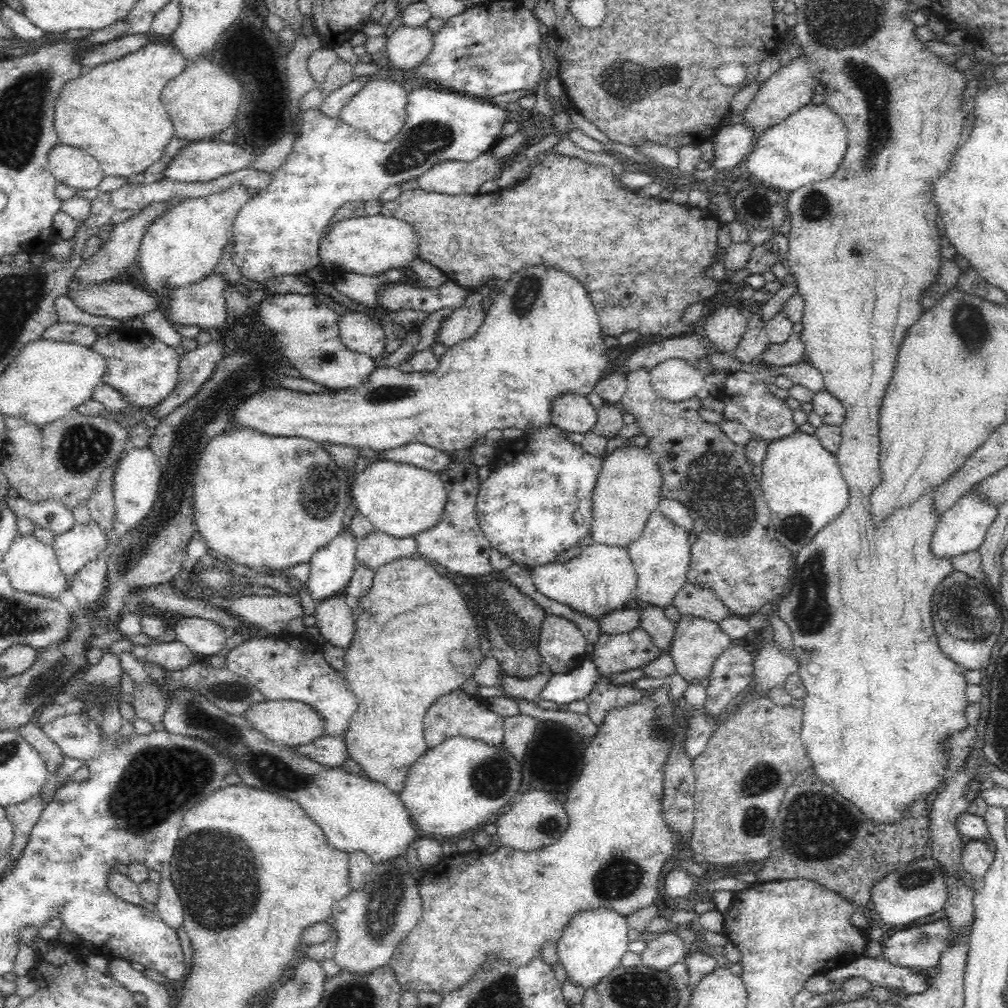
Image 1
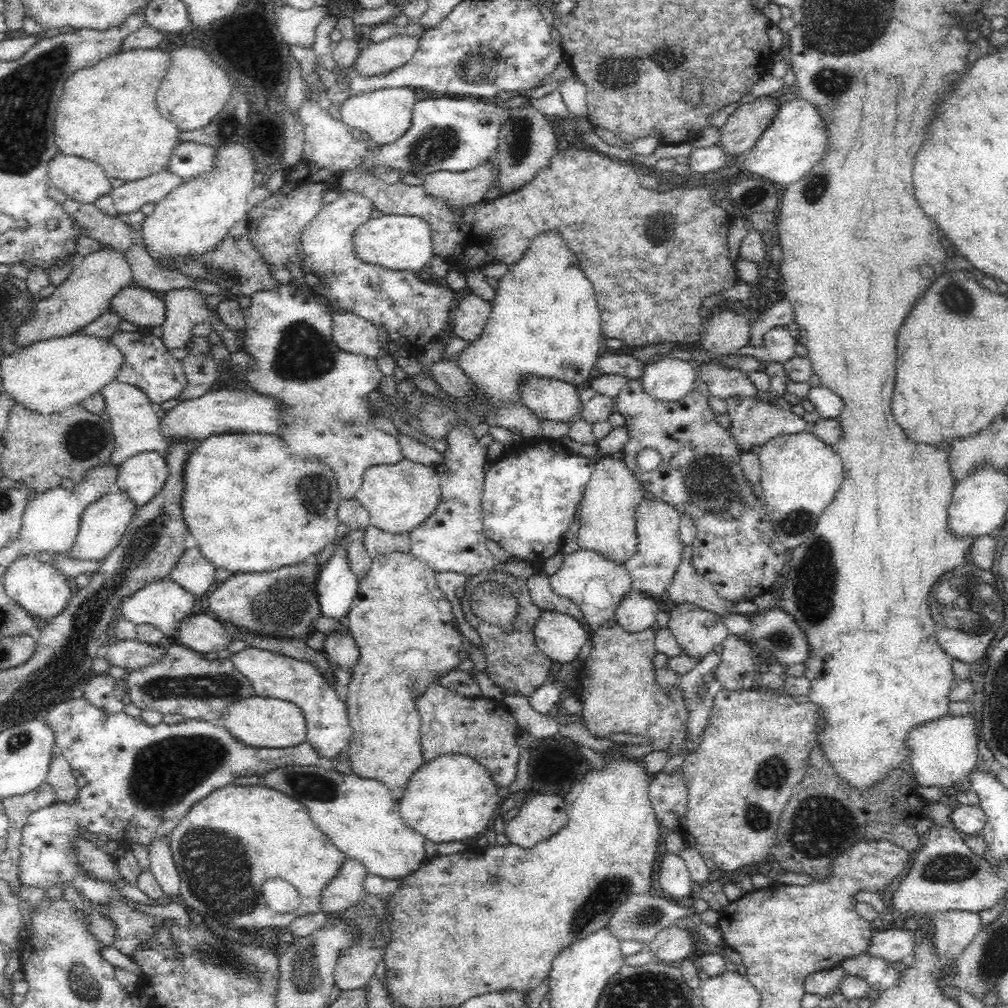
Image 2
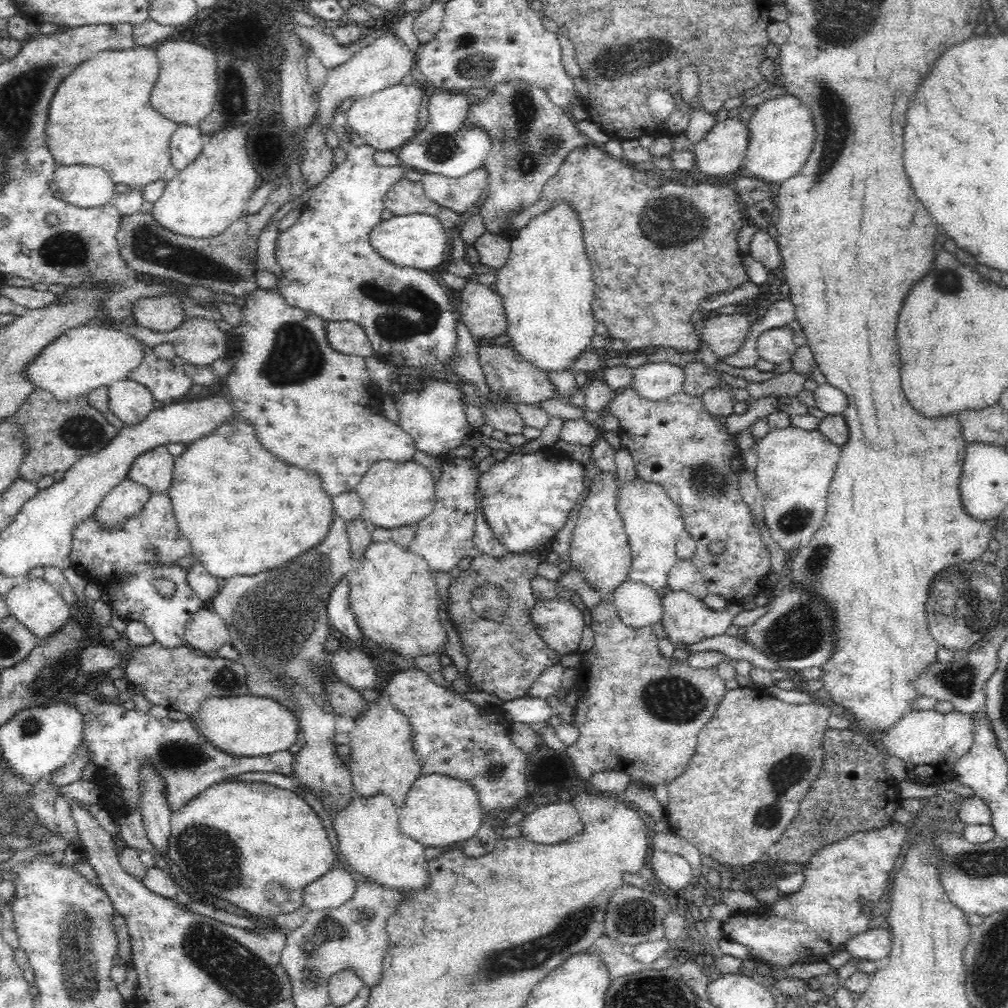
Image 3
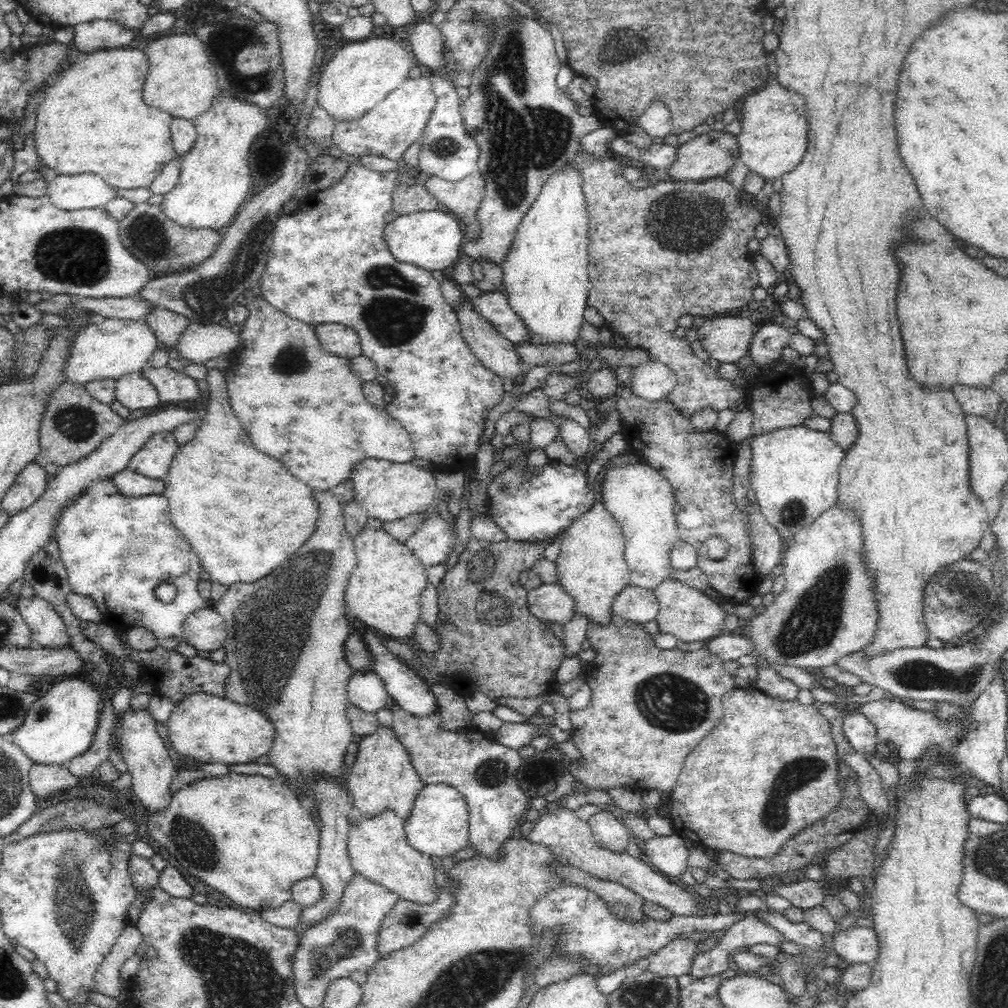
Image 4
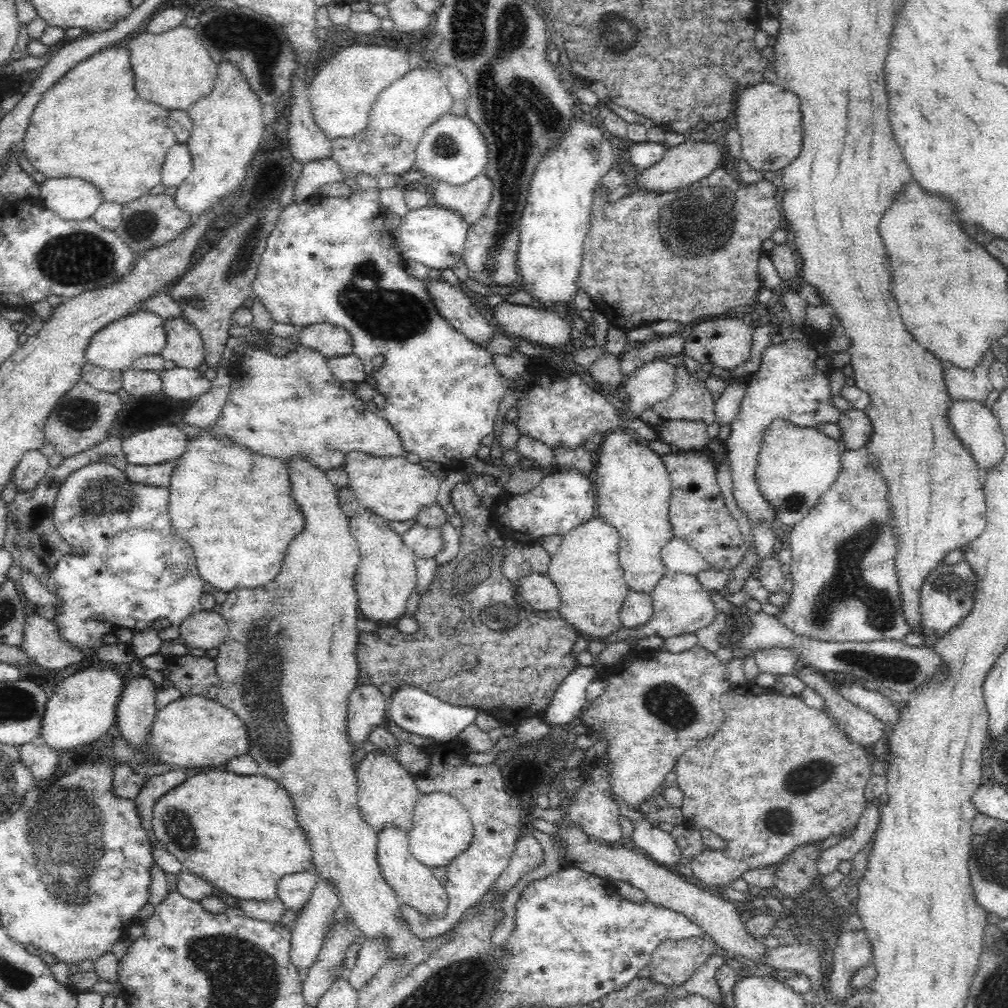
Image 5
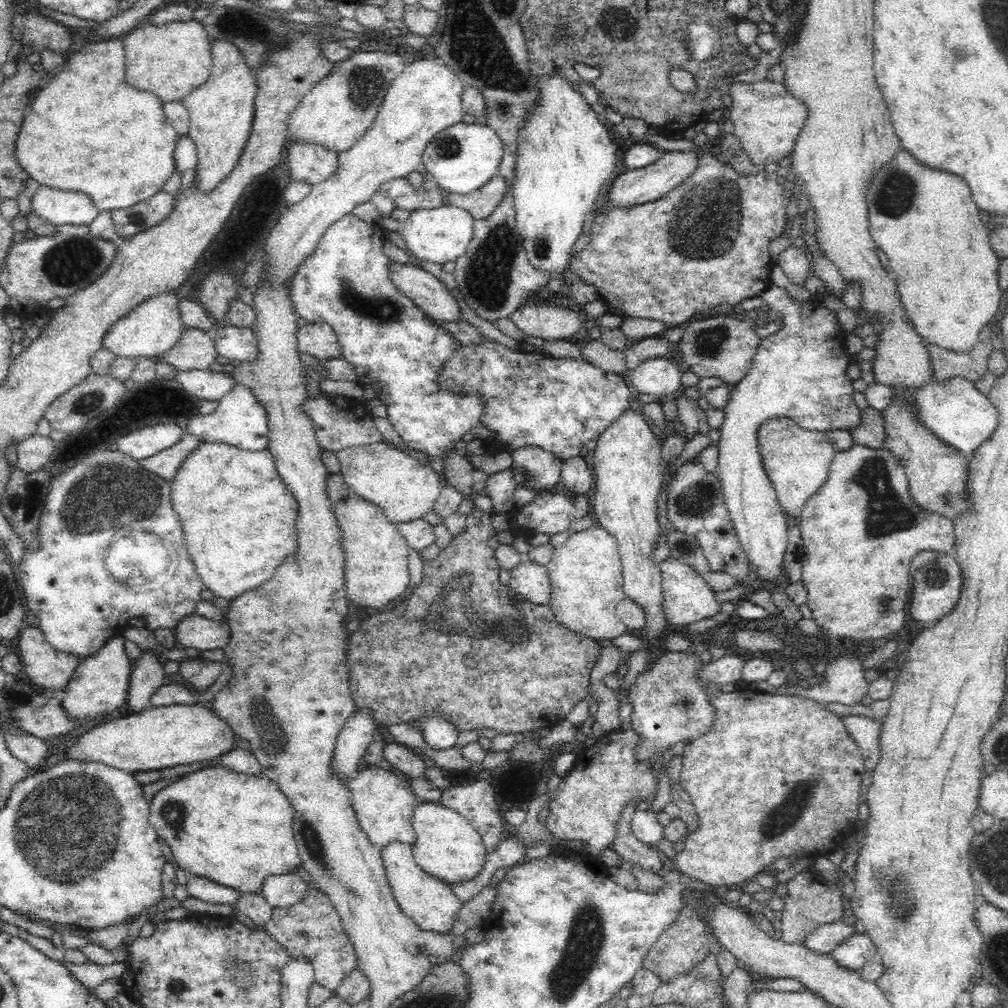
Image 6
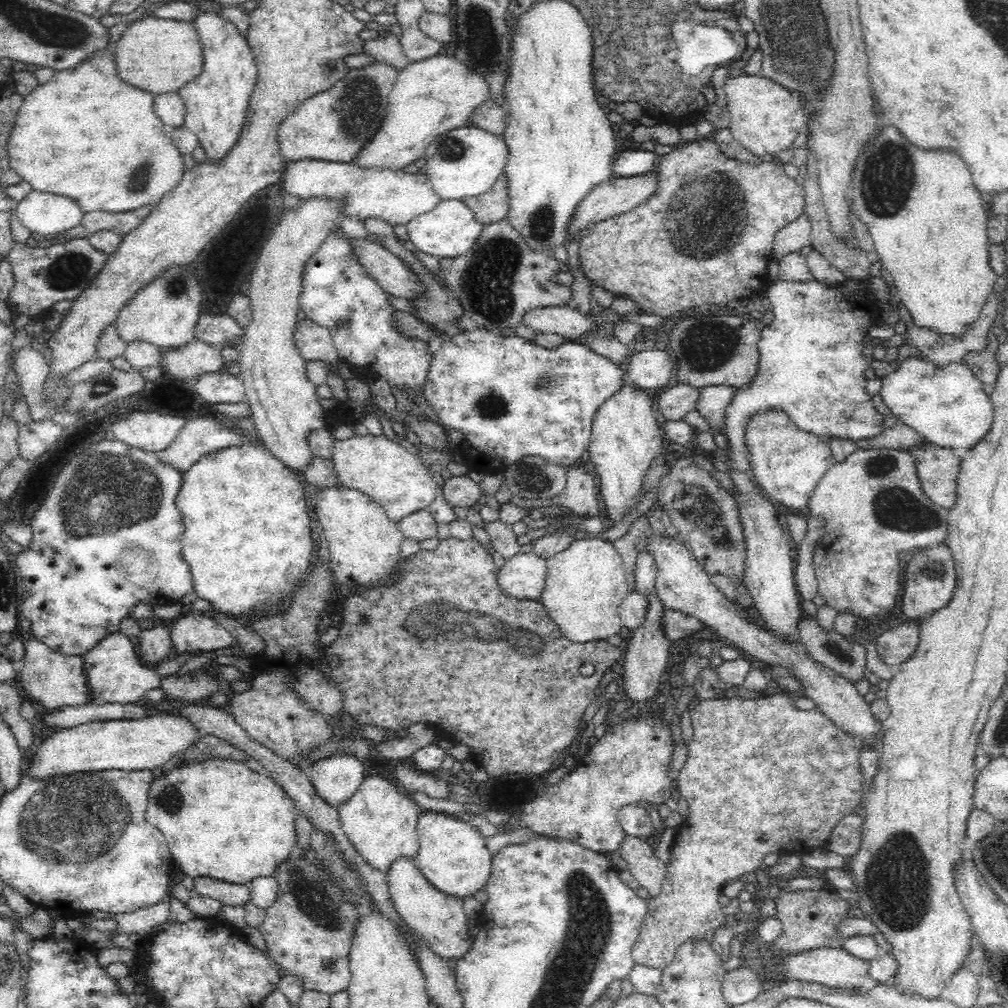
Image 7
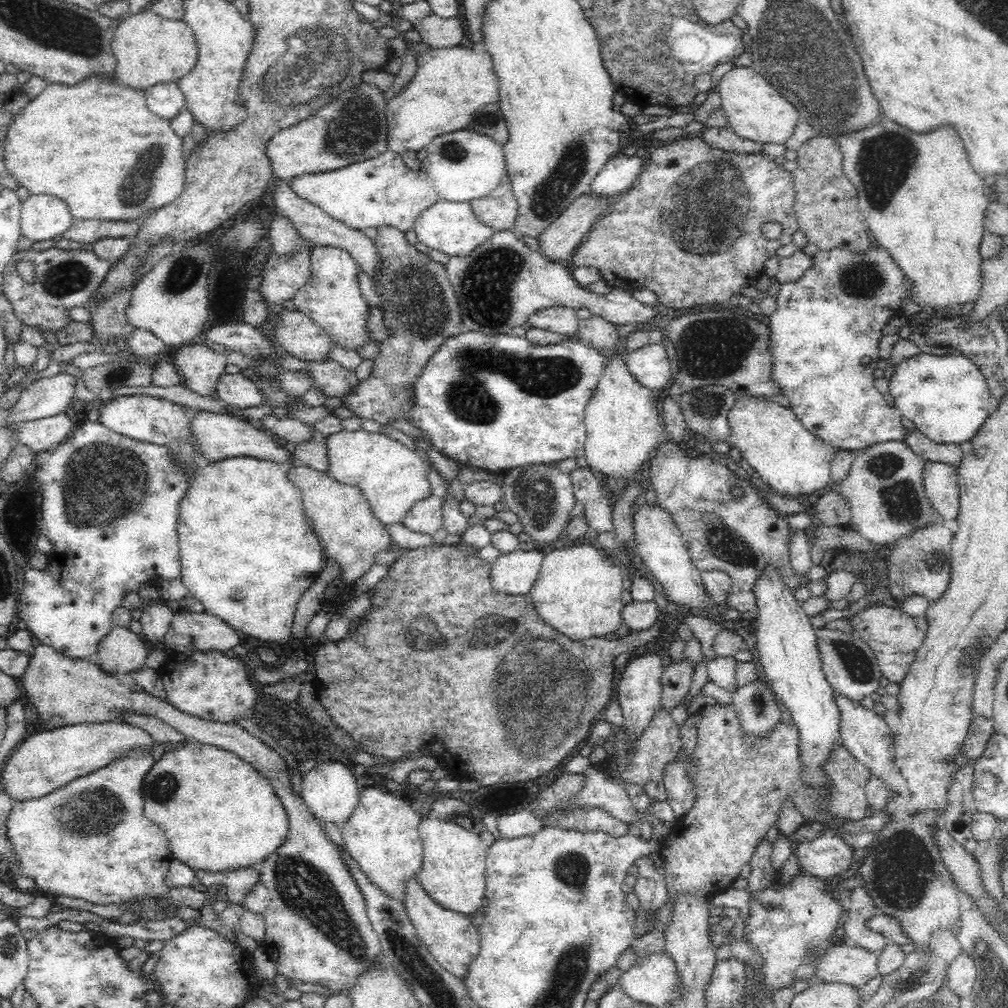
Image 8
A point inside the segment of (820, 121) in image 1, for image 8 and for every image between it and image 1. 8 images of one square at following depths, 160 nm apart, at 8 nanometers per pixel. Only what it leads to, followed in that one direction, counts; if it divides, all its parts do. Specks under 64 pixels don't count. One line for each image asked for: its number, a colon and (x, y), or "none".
2: (796, 140)
3: (782, 132)
4: (773, 141)
5: (768, 116)
6: (767, 120)
7: (765, 118)
8: (756, 111)

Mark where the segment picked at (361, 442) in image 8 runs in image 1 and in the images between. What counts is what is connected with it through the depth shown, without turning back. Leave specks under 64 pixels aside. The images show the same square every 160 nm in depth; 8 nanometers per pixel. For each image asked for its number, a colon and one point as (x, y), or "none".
1: (400, 500)
2: (398, 497)
3: (393, 494)
4: (388, 491)
5: (393, 488)
6: (405, 489)
7: (388, 473)

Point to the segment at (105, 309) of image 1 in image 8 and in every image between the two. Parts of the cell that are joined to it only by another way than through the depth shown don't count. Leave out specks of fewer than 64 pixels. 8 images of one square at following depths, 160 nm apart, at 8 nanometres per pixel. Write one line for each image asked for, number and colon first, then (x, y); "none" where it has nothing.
2: (142, 307)
3: (161, 314)
4: (167, 325)
5: (184, 344)
6: (195, 349)
7: (196, 358)
8: (199, 366)

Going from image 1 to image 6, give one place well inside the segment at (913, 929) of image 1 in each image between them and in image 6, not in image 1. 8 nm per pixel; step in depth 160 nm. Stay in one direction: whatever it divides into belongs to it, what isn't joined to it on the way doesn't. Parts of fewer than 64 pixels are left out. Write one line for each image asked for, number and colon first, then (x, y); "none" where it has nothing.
2: (895, 945)
3: (875, 944)
4: (857, 944)
5: (853, 949)
6: (853, 953)

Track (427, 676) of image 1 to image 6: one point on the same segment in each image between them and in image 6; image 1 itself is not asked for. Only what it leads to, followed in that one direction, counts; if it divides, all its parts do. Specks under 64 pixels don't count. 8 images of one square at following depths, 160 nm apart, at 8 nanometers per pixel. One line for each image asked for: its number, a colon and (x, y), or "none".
2: (402, 624)
3: (392, 592)
4: (384, 588)
5: (386, 576)
6: (376, 570)

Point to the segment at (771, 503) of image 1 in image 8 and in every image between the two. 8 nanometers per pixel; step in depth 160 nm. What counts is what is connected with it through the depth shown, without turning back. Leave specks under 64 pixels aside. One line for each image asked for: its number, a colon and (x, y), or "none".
2: (800, 475)
3: (794, 468)
4: (794, 471)
5: (795, 466)
6: (797, 461)
7: (787, 462)
8: (775, 447)

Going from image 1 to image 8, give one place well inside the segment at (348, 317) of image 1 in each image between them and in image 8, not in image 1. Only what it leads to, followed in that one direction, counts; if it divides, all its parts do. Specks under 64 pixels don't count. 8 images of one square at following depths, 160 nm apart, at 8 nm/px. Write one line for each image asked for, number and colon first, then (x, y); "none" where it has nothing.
2: (351, 333)
3: (347, 337)
4: (343, 341)
5: (330, 341)
6: (319, 340)
7: (314, 342)
8: (298, 334)

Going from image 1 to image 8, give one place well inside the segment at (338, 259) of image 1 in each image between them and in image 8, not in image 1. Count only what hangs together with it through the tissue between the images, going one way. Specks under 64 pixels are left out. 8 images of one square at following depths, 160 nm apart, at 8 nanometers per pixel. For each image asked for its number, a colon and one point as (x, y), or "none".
2: (400, 243)
3: (418, 241)
4: (430, 240)
5: (434, 236)
6: (440, 235)
7: (448, 231)
8: (451, 227)

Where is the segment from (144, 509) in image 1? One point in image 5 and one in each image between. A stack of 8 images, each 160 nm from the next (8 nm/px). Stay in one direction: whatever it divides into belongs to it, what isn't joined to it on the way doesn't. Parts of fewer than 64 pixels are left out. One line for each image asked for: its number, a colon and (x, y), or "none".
2: (141, 477)
3: (154, 469)
4: (153, 460)
5: (162, 443)

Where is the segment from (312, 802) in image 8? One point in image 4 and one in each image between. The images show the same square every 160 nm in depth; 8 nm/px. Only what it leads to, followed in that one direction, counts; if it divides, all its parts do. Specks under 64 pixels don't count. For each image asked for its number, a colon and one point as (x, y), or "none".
4: (365, 690)
5: (367, 709)
6: (359, 731)
7: (335, 778)

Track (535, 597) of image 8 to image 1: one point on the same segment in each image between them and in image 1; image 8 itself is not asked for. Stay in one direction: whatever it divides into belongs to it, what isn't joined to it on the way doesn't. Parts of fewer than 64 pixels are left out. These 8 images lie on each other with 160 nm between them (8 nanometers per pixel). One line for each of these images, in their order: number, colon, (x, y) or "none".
1: (628, 488)
2: (607, 510)
3: (600, 549)
4: (591, 567)
5: (586, 569)
6: (585, 573)
7: (585, 583)

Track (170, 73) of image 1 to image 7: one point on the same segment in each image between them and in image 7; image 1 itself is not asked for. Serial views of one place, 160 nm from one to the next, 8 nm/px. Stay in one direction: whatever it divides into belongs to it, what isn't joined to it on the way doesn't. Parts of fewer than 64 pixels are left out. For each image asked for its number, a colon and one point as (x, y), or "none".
2: (107, 114)
3: (101, 115)
4: (93, 119)
5: (90, 124)
6: (101, 136)
7: (84, 134)

